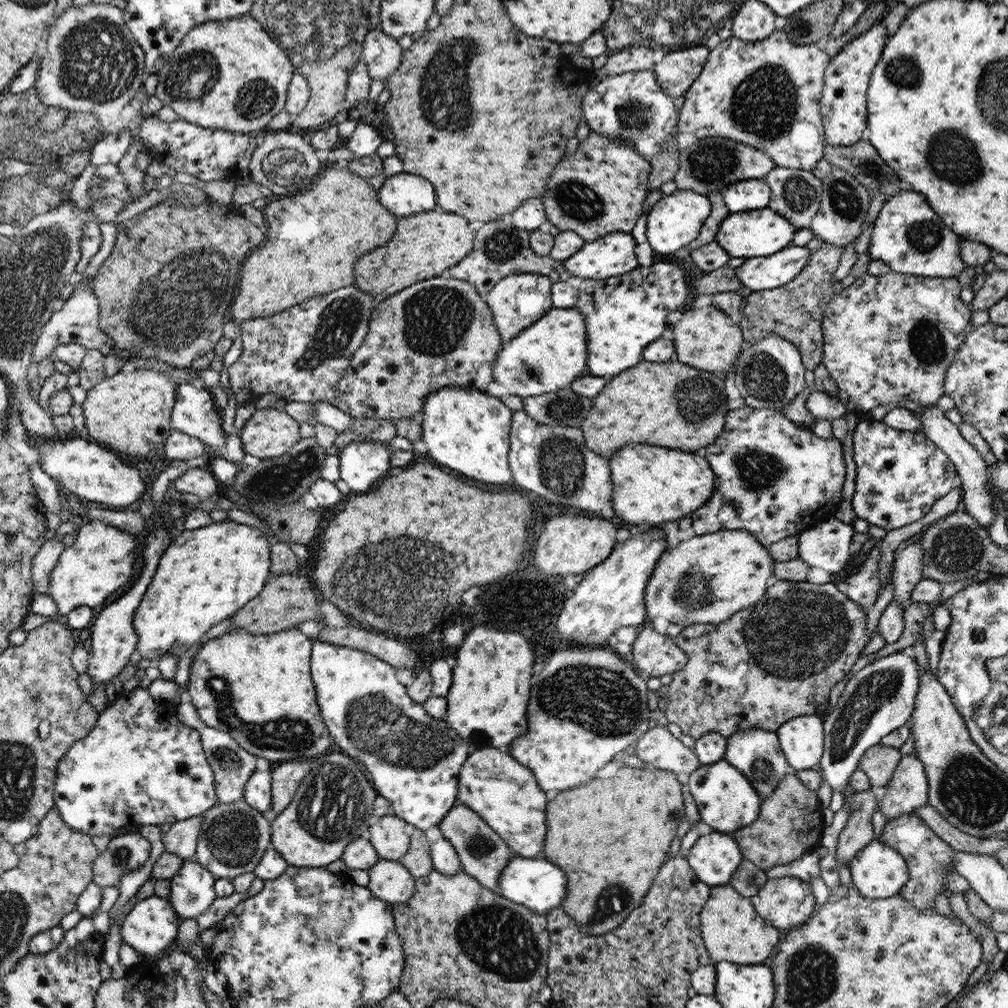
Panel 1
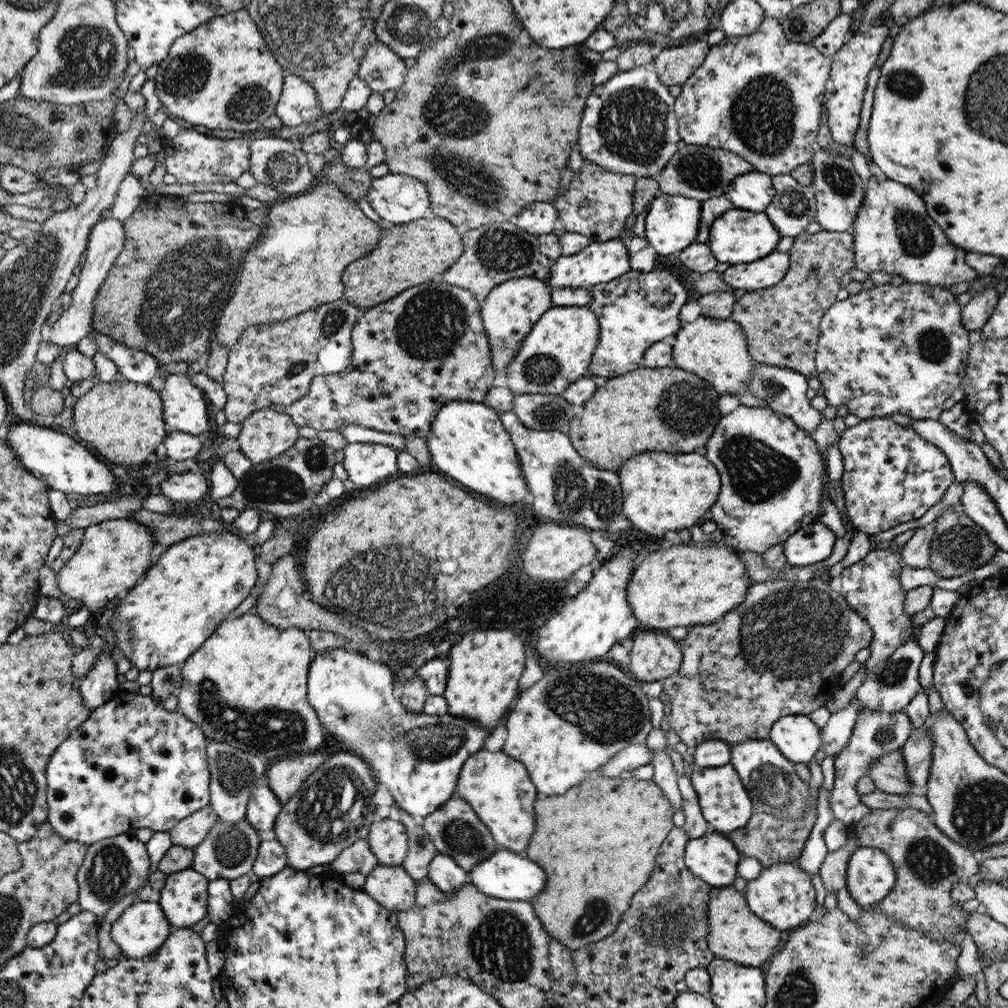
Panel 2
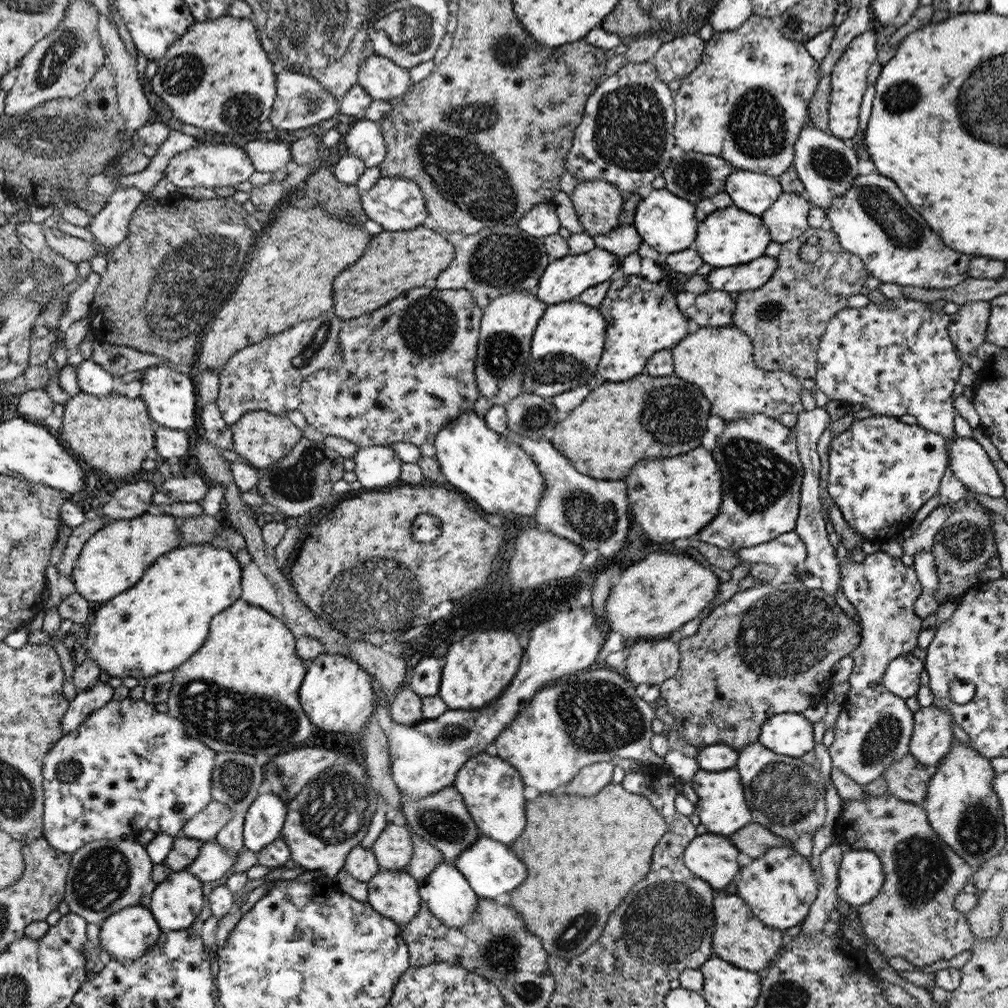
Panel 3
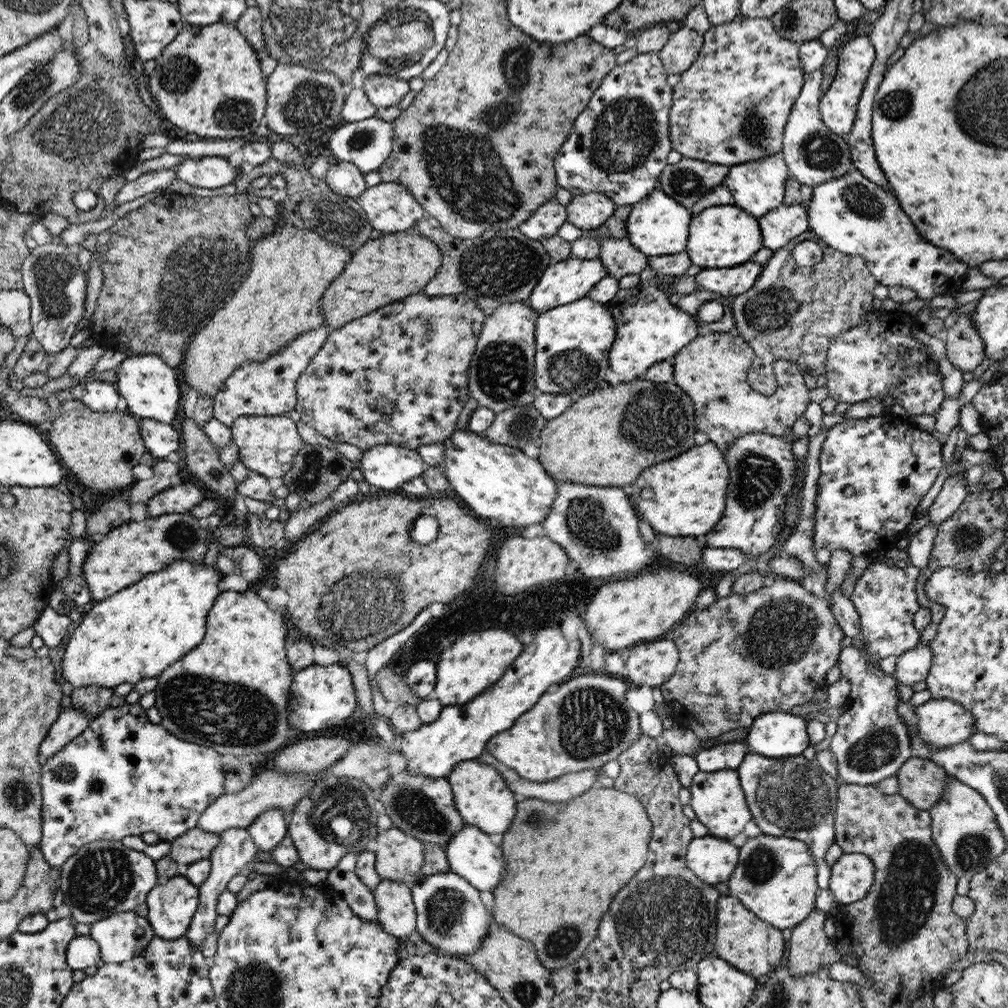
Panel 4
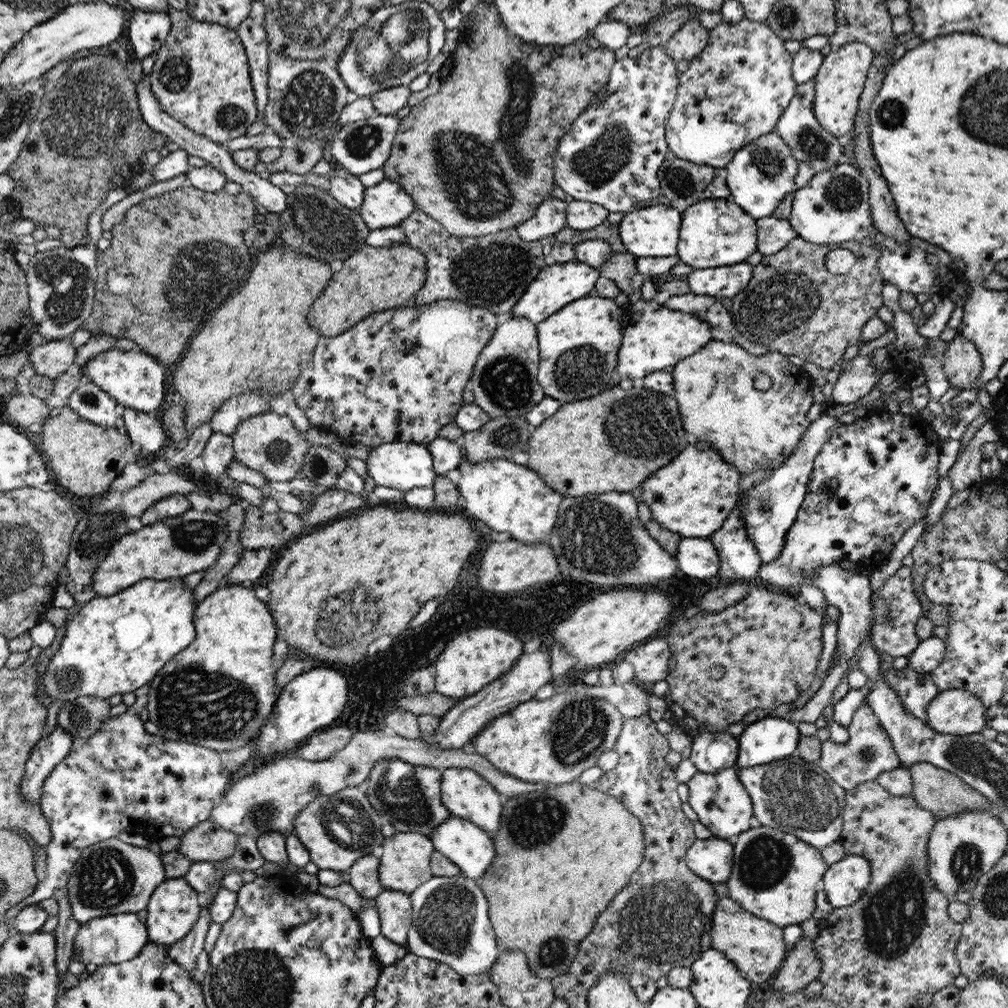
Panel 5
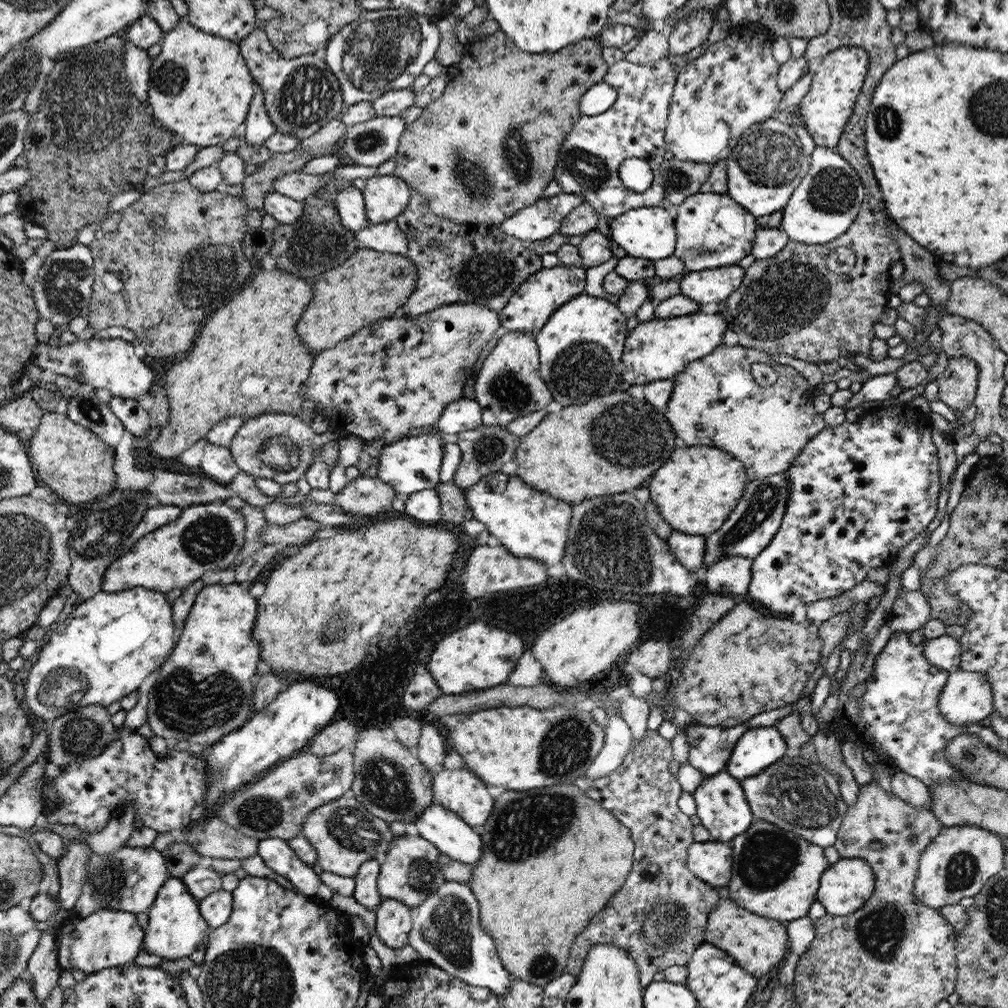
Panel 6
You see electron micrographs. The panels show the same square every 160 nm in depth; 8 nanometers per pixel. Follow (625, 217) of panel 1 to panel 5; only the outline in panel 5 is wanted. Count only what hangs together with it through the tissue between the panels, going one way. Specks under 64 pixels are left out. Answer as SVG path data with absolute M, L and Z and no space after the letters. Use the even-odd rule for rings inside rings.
M569 200L567 226L574 230L590 230L605 222L610 212L595 202Z

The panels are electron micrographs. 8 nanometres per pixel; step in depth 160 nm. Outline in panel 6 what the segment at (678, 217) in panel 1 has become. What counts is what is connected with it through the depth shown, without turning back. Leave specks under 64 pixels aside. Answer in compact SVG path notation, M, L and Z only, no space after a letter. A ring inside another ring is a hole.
M663 206L628 210L624 214L610 218L609 229L612 240L634 258L646 258L655 261L674 255L675 244L677 243L675 222Z

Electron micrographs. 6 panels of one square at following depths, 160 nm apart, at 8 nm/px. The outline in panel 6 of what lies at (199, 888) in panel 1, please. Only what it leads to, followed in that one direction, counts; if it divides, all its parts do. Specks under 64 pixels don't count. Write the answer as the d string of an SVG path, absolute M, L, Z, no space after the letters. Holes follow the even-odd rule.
M170 876L167 882L159 890L158 896L155 898L155 903L148 912L150 918L148 921L147 936L144 937L144 944L154 956L161 956L168 961L177 961L186 957L190 957L198 950L200 942L206 939L210 931L203 914L200 914L202 908L198 908L198 900L191 894L189 887L182 879Z

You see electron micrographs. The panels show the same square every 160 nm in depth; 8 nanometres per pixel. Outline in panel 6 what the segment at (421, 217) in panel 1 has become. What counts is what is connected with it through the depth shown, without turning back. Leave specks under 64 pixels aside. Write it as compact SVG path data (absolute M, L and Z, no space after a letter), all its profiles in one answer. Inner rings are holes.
M356 249L330 272L324 272L316 282L316 298L308 306L308 314L300 318L302 341L311 348L312 356L339 345L358 330L380 319L398 315L419 284L418 266L406 256Z

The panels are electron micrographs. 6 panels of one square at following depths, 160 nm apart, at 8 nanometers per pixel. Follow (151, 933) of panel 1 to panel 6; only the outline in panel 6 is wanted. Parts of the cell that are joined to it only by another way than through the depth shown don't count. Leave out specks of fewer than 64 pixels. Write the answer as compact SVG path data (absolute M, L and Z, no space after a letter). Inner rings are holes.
M96 910L86 918L73 918L62 926L57 937L57 961L65 970L83 970L87 975L107 968L132 962L142 946L144 932L136 922L136 916L122 910Z

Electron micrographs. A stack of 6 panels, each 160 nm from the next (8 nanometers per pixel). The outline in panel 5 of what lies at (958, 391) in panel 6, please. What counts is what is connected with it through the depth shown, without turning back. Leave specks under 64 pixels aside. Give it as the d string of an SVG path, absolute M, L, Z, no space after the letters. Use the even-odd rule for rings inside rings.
M956 335L950 342L944 354L943 371L948 379L949 386L961 390L976 390L976 395L985 409L994 406L994 398L986 392L986 388L977 385L983 369L983 360L980 352L962 335Z

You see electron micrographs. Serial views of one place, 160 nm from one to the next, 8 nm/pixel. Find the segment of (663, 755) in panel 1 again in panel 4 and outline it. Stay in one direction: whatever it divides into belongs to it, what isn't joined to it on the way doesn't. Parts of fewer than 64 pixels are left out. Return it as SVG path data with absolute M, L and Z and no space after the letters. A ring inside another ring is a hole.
M482 753L477 760L496 768L507 780L508 787L515 792L517 802L528 798L548 800L548 802L564 802L592 790L598 785L600 769L579 771L556 778L552 782L530 782L521 778L514 770L501 764L490 753Z

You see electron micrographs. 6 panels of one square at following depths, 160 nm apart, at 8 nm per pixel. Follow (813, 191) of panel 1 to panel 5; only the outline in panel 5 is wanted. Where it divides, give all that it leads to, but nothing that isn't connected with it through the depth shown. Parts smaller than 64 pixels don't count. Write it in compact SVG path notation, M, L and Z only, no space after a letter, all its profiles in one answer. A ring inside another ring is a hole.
M773 214L756 219L756 226L757 251L763 256L776 254L797 236L787 218L776 218Z

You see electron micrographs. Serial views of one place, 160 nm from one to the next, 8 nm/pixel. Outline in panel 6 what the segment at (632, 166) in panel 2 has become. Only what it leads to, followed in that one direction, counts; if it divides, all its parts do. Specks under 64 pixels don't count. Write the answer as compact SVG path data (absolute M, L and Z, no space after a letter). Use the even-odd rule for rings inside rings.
M668 56L650 64L632 64L623 59L607 68L603 82L616 90L616 100L602 114L580 117L580 122L576 121L571 130L572 134L567 134L564 154L559 154L560 166L555 168L556 182L562 193L584 197L586 203L608 218L640 207L661 206L666 200L666 192L660 167L667 151L665 126L676 75ZM632 157L647 160L651 166L653 181L644 192L628 190L620 180L620 163Z

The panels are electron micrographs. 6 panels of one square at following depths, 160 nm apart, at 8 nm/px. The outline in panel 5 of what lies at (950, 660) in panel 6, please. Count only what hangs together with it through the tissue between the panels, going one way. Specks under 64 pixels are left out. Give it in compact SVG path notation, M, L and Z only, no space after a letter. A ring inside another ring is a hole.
M934 636L918 643L907 656L907 666L919 673L931 673L945 657L945 642Z

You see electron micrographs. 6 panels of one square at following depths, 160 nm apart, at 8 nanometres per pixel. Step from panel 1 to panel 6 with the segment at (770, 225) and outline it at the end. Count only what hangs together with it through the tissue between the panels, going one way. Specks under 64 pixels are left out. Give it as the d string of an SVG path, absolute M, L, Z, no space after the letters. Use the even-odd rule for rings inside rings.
M701 192L685 198L678 208L674 219L677 234L674 255L681 258L687 272L715 269L721 266L730 266L751 254L754 239L756 238L756 217L750 214L741 204L732 200L727 194Z

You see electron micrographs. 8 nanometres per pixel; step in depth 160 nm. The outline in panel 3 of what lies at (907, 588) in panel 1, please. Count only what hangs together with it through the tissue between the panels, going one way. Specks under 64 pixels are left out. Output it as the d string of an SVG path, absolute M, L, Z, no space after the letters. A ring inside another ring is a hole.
M954 504L938 505L915 529L909 538L900 542L903 554L914 556L922 551L930 551L940 527L948 520Z

